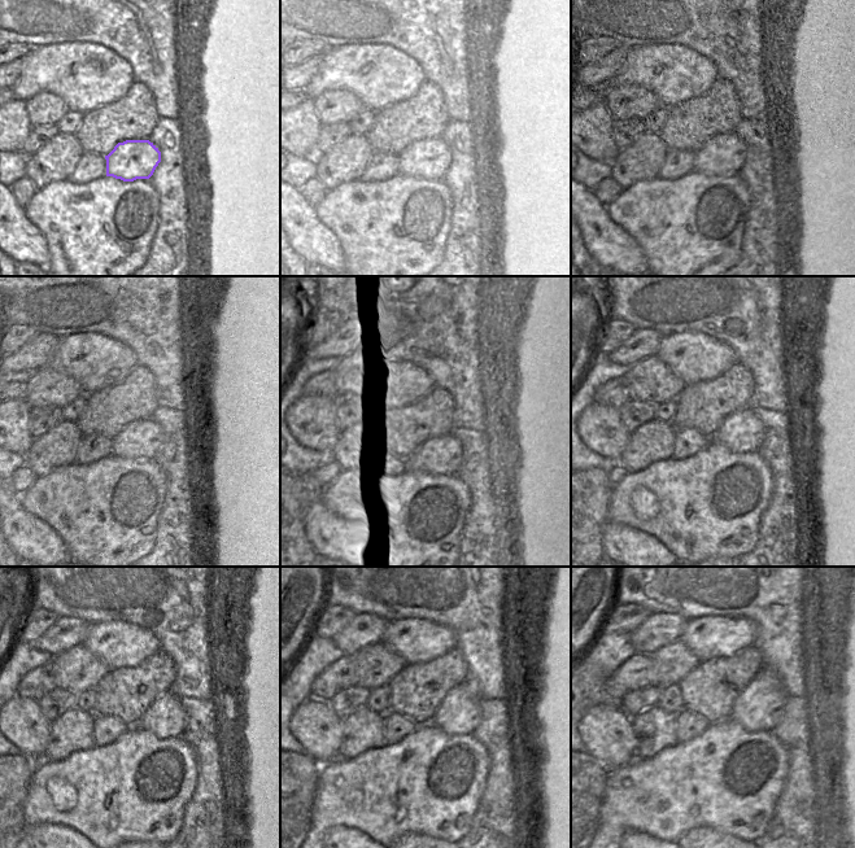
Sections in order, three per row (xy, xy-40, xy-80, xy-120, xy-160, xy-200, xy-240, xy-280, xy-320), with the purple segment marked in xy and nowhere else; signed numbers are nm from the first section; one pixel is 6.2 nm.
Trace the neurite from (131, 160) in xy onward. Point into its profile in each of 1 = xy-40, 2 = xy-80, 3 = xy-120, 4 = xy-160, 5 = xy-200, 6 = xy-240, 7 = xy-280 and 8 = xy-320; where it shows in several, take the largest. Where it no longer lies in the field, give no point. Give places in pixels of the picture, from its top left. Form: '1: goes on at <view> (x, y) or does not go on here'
1: goes on at xy-40 (430, 158)
2: goes on at xy-80 (723, 154)
3: goes on at xy-120 (140, 440)
4: goes on at xy-160 (444, 453)
5: goes on at xy-200 (742, 432)
6: goes on at xy-240 (165, 717)
7: goes on at xy-280 (458, 713)
8: goes on at xy-320 (759, 707)

